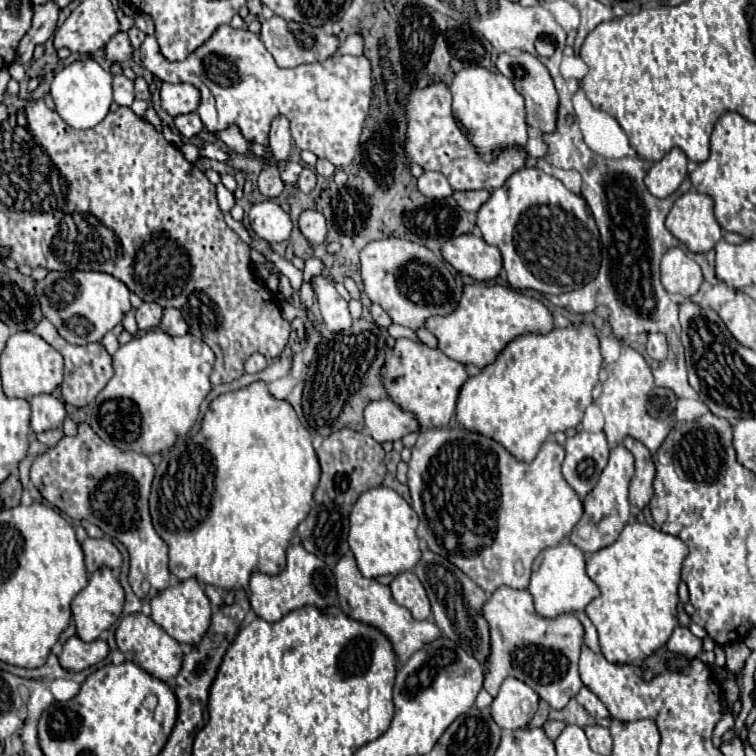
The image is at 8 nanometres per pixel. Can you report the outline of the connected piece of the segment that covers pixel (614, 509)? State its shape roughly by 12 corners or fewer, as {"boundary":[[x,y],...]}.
{"boundary":[[612,447],[584,515],[568,535],[594,553],[630,519],[634,457]]}

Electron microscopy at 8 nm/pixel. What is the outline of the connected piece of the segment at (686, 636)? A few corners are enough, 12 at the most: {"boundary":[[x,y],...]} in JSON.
{"boundary":[[678,625],[666,643],[672,653],[698,657],[702,639]]}

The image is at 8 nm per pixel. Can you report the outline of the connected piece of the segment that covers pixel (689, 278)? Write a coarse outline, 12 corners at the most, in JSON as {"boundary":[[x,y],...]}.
{"boundary":[[680,247],[664,253],[662,285],[670,295],[692,297],[702,271]]}

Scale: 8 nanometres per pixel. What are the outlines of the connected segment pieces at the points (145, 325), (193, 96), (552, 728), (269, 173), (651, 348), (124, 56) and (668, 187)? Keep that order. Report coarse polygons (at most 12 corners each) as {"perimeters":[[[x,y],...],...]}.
{"perimeters":[[[142,303],[136,311],[138,329],[152,331],[160,325],[162,307]],[[162,83],[162,107],[172,117],[192,113],[200,91],[188,83]],[[546,721],[542,729],[554,739],[566,727],[564,721]],[[276,165],[262,169],[258,191],[276,199],[284,189]],[[648,333],[648,355],[666,359],[668,345],[662,333]],[[124,31],[106,45],[108,63],[132,59],[134,47]],[[672,149],[644,179],[660,199],[688,175],[684,151]]]}

